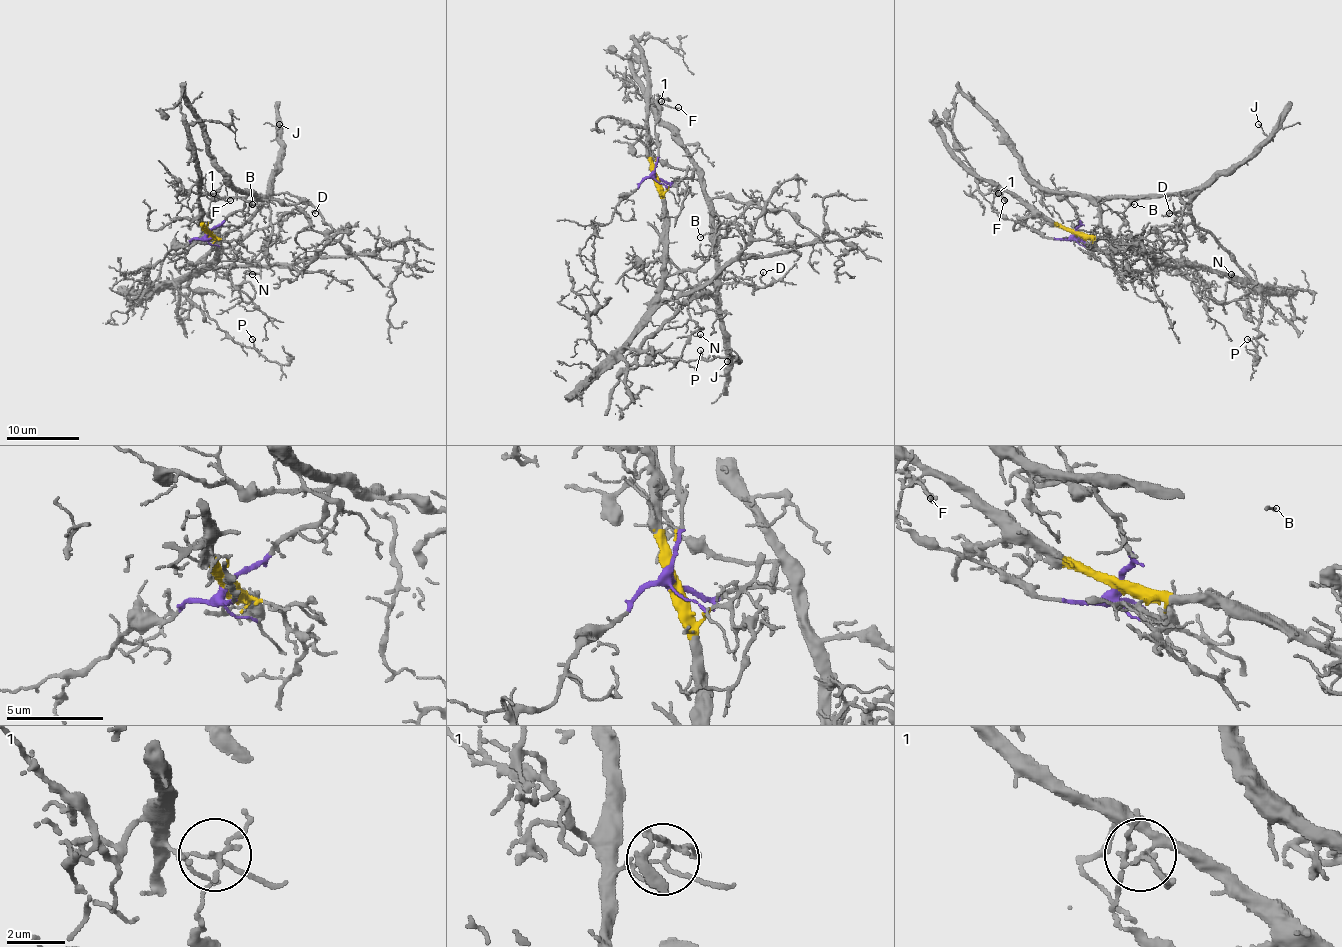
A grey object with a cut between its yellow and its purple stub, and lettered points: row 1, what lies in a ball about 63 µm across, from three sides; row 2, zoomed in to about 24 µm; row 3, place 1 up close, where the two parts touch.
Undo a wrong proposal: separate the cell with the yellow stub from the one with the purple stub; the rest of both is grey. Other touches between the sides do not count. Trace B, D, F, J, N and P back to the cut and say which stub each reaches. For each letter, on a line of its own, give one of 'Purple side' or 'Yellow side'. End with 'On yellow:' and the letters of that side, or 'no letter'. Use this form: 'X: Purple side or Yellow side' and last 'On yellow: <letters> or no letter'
B: Purple side
D: Purple side
F: Yellow side
J: Purple side
N: Yellow side
P: Purple side
On yellow: F, N

